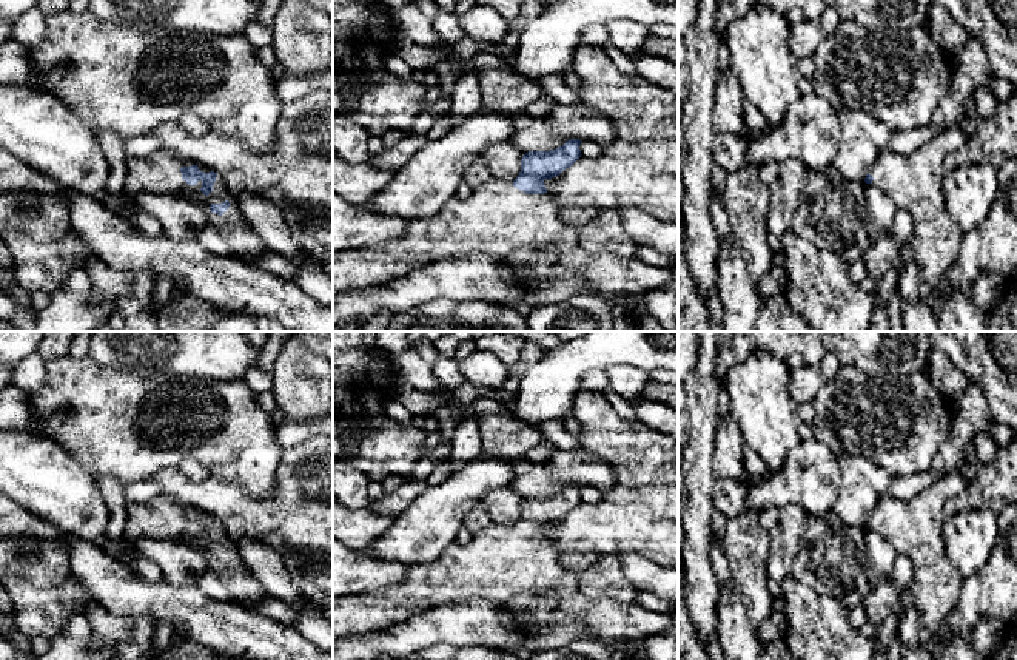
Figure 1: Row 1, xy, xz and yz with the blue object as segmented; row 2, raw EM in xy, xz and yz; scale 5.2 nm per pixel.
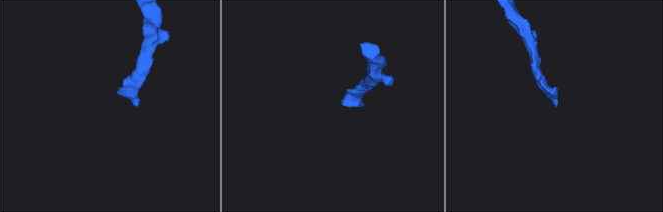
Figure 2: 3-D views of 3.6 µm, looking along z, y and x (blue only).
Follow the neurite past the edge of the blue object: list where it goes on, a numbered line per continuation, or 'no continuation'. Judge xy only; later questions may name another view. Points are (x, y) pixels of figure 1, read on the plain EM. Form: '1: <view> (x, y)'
1: xy (161, 518)

